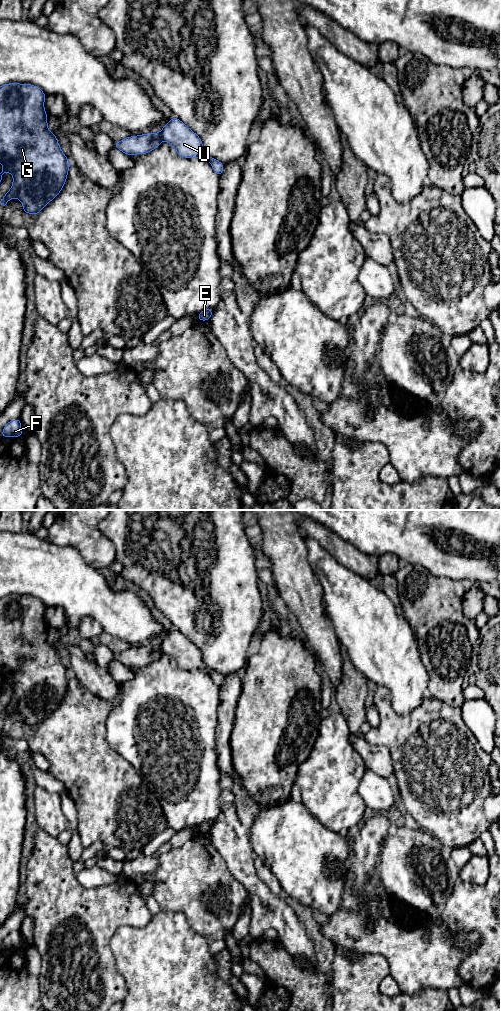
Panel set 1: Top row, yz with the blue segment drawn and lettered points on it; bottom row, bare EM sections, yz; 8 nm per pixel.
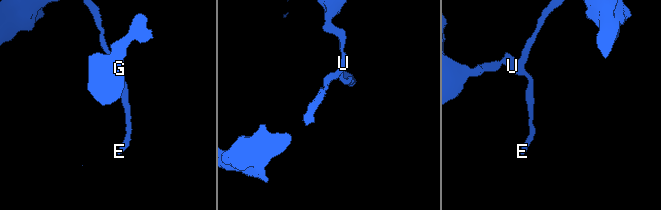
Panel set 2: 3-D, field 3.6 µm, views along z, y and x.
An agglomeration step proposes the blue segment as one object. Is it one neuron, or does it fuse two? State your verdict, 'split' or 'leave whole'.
split

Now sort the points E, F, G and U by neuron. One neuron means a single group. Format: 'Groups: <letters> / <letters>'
Groups: E U / F G

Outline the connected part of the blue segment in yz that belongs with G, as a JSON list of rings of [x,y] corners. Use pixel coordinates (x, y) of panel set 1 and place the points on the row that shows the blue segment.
[[[8,83],[0,86],[0,163],[3,166],[0,182],[6,172],[10,172],[13,176],[12,186],[0,204],[5,206],[10,199],[17,198],[23,204],[23,213],[36,215],[60,194],[71,165],[60,148],[57,136],[48,130],[47,113],[44,108],[45,97],[46,94],[33,84]]]

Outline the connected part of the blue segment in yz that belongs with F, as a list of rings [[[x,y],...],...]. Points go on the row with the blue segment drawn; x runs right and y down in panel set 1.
[[[12,419],[5,425],[0,437],[21,437],[23,435],[21,420]]]

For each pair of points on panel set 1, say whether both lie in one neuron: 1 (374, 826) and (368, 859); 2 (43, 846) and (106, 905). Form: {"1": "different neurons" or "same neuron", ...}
{"1": "same neuron", "2": "same neuron"}

